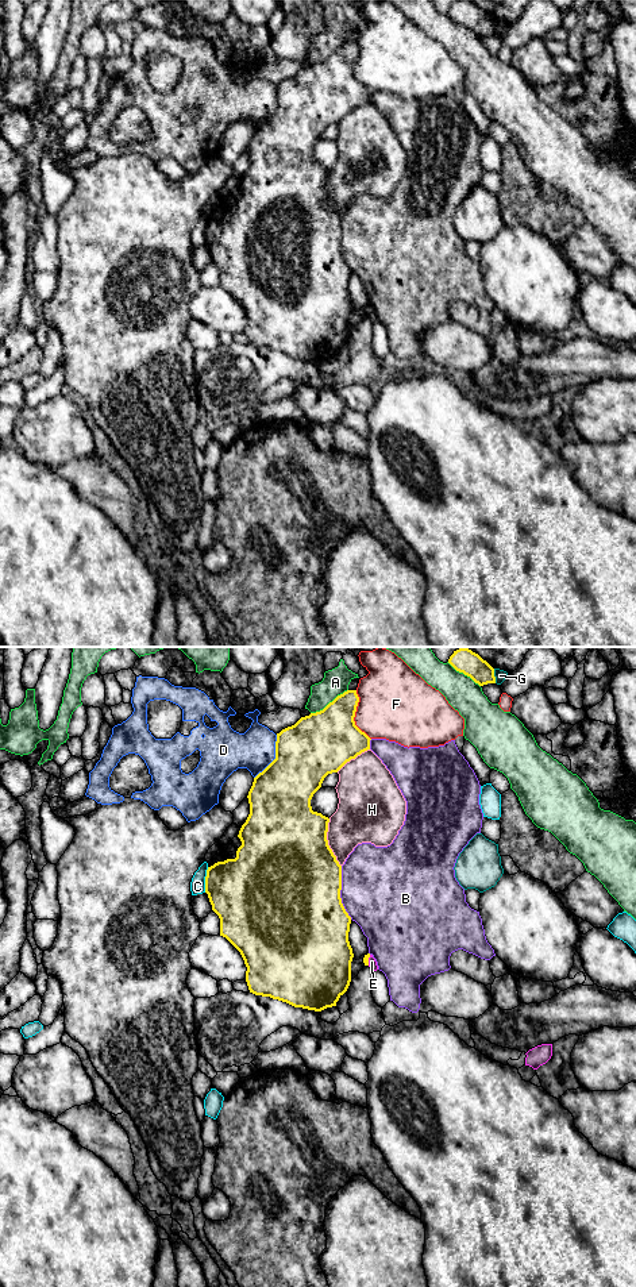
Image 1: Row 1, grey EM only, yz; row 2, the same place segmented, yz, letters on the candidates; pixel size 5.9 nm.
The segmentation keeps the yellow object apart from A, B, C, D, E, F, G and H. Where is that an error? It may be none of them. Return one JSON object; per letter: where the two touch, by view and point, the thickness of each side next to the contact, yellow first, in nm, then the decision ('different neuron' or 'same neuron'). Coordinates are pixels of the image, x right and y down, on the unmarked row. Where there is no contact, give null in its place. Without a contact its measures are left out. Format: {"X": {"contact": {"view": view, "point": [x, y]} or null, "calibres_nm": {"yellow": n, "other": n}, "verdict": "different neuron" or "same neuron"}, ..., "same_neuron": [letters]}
{"A": {"contact": {"view": "yz", "point": [330, 54]}, "calibres_nm": {"yellow": 380, "other": 160}, "verdict": "different neuron"}, "B": {"contact": {"view": "yz", "point": [339, 245]}, "calibres_nm": {"yellow": 500, "other": 480}, "verdict": "different neuron"}, "C": {"contact": {"view": "yz", "point": [205, 231]}, "calibres_nm": {"yellow": 420, "other": 100}, "verdict": "different neuron"}, "D": {"contact": {"view": "yz", "point": [276, 108]}, "calibres_nm": {"yellow": 360, "other": 240}, "verdict": "different neuron"}, "E": {"contact": {"view": "yz", "point": [367, 312]}, "calibres_nm": {"yellow": 30, "other": 50}, "verdict": "different neuron"}, "F": {"contact": {"view": "yz", "point": [354, 66]}, "calibres_nm": {"yellow": 360, "other": 440}, "verdict": "different neuron"}, "G": {"contact": {"view": "yz", "point": [493, 27]}, "calibres_nm": {"yellow": 150, "other": 70}, "verdict": "different neuron"}, "H": {"contact": {"view": "yz", "point": [327, 195]}, "calibres_nm": {"yellow": 500, "other": 300}, "verdict": "different neuron"}, "same_neuron": []}

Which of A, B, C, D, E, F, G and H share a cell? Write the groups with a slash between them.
A / B / C / D / E / F / G / H

